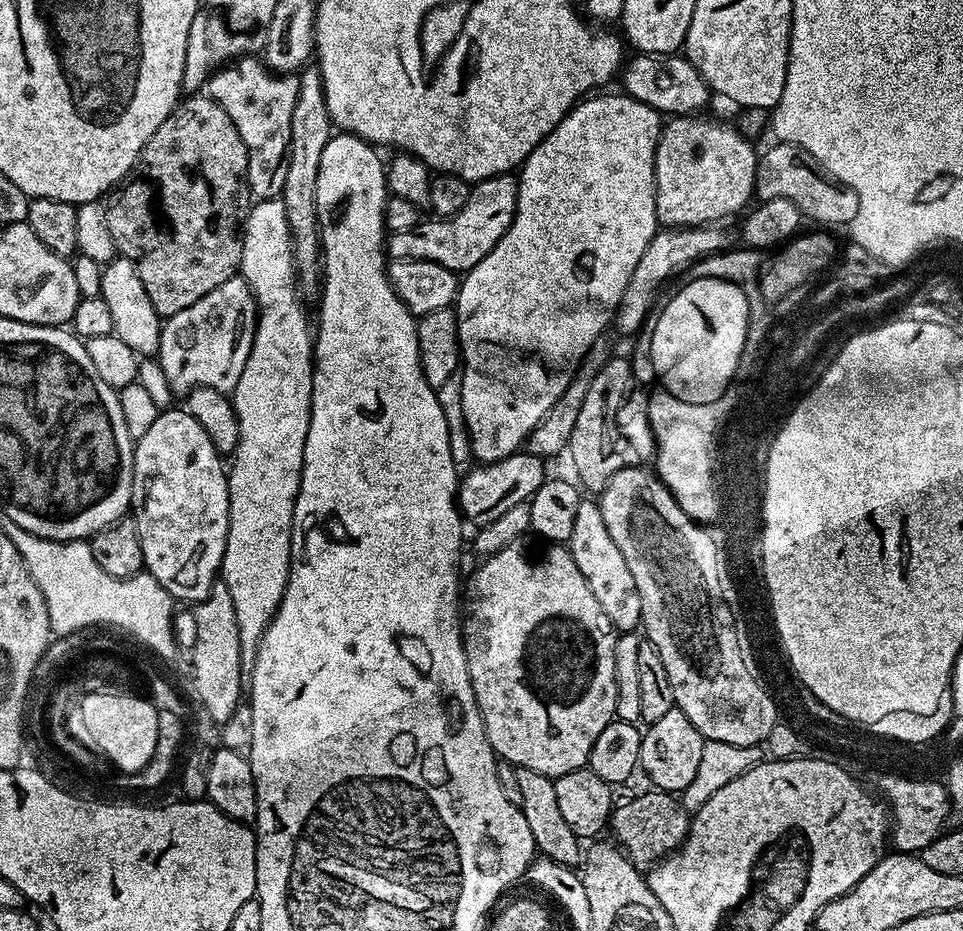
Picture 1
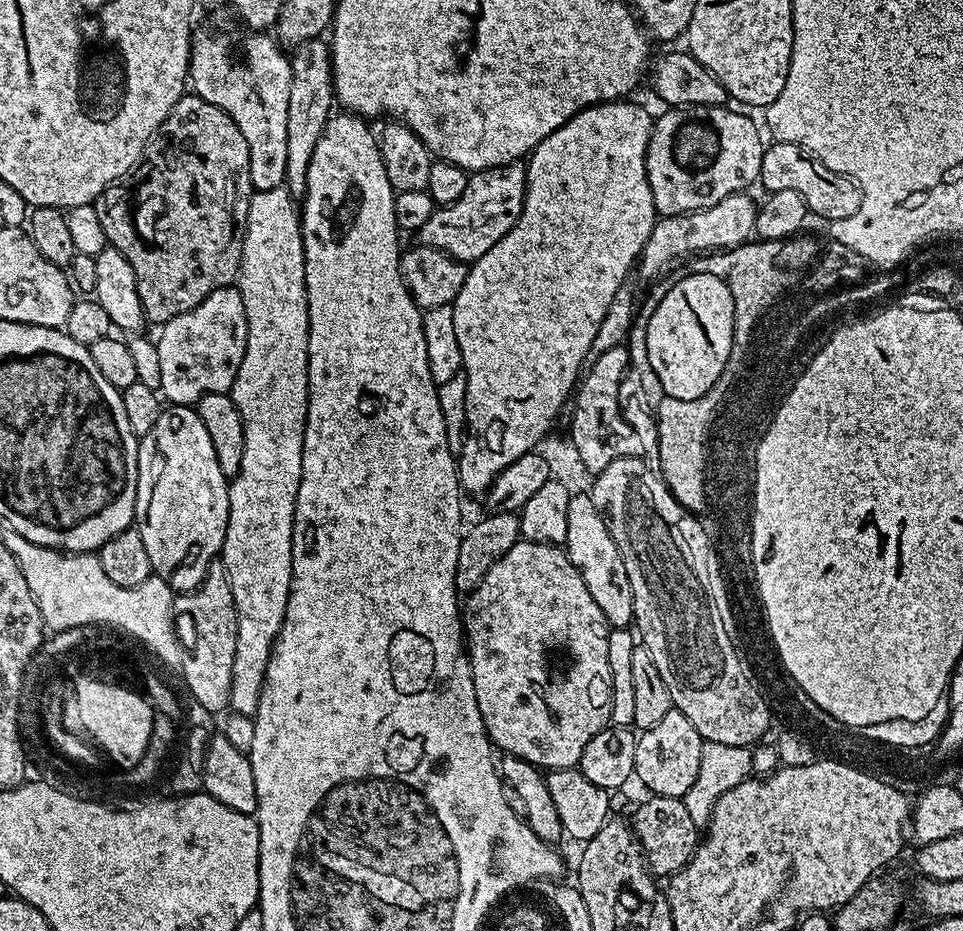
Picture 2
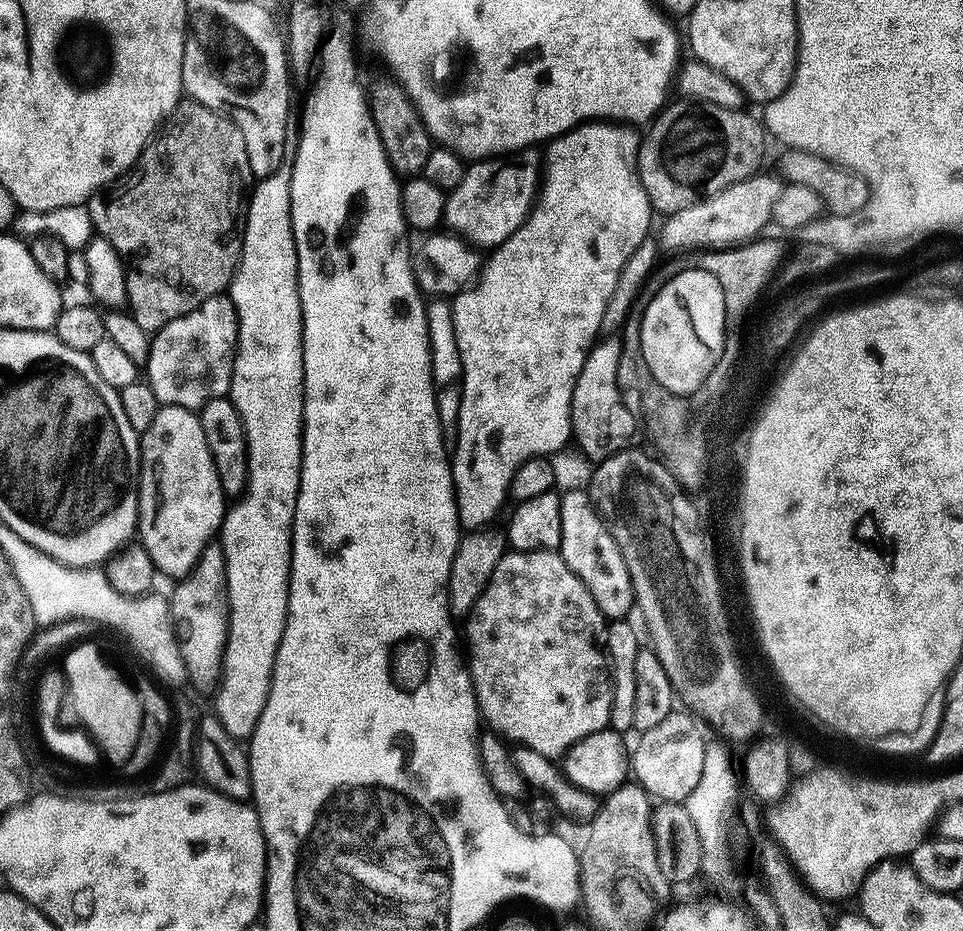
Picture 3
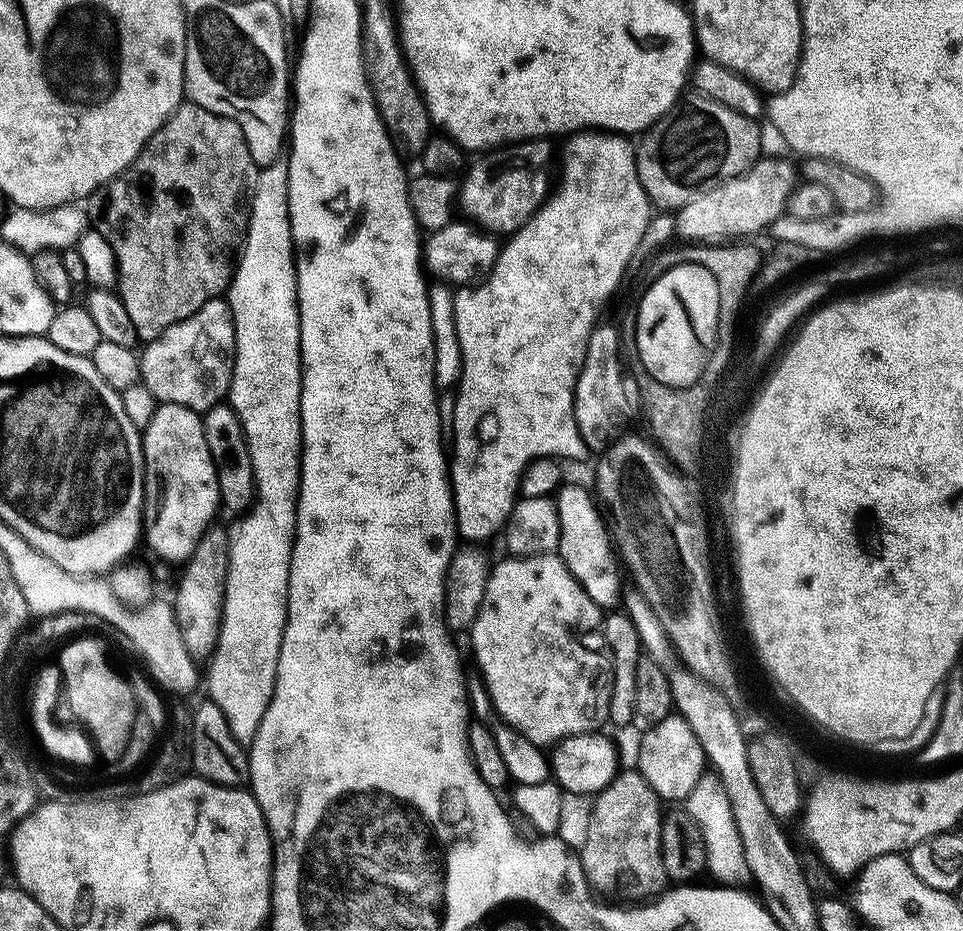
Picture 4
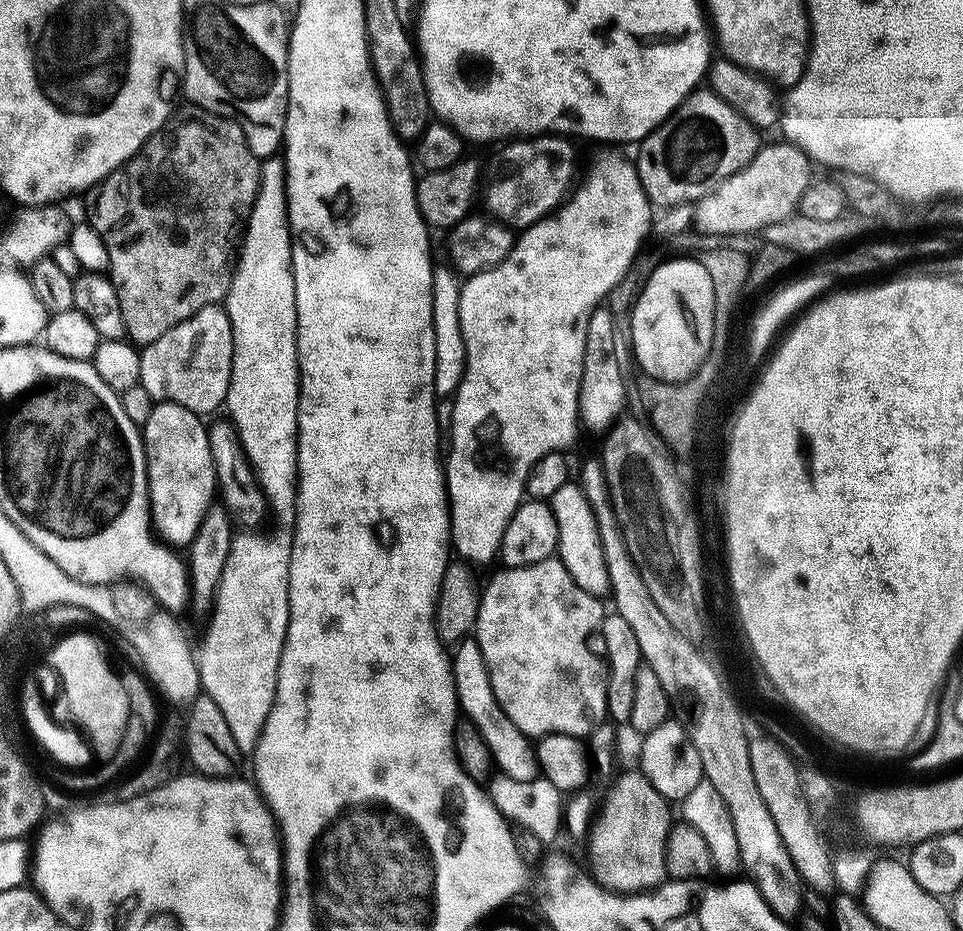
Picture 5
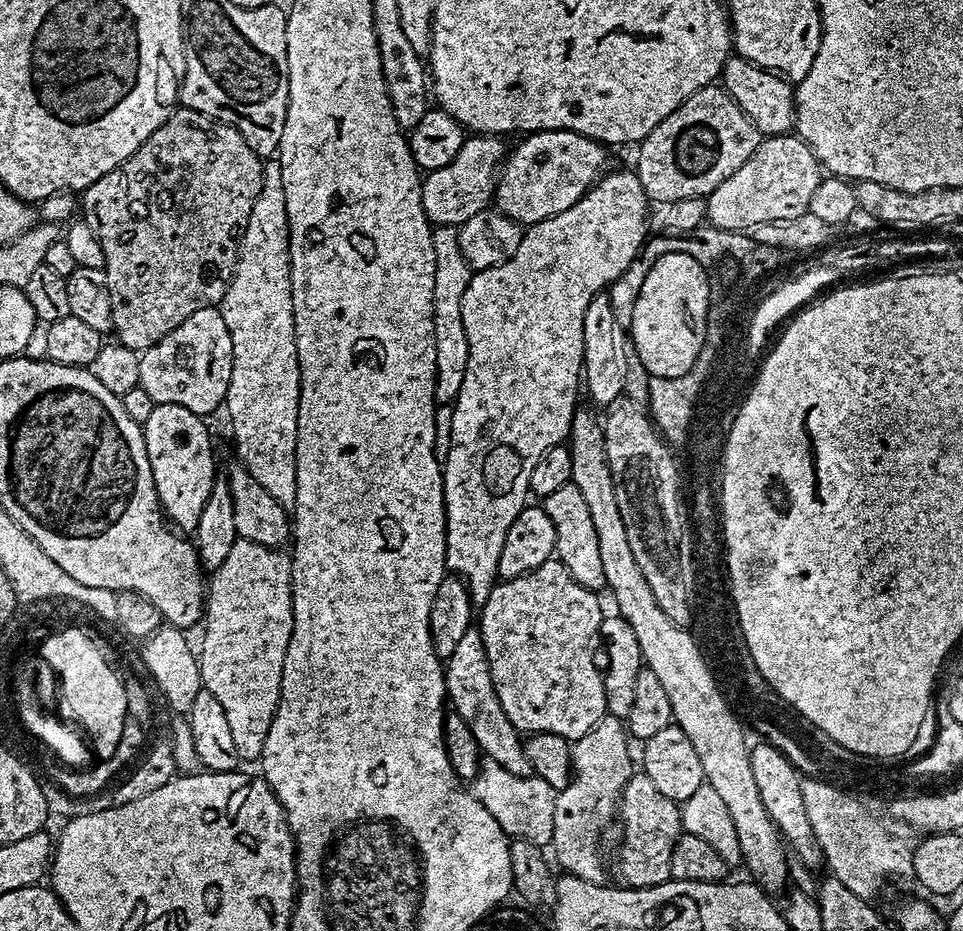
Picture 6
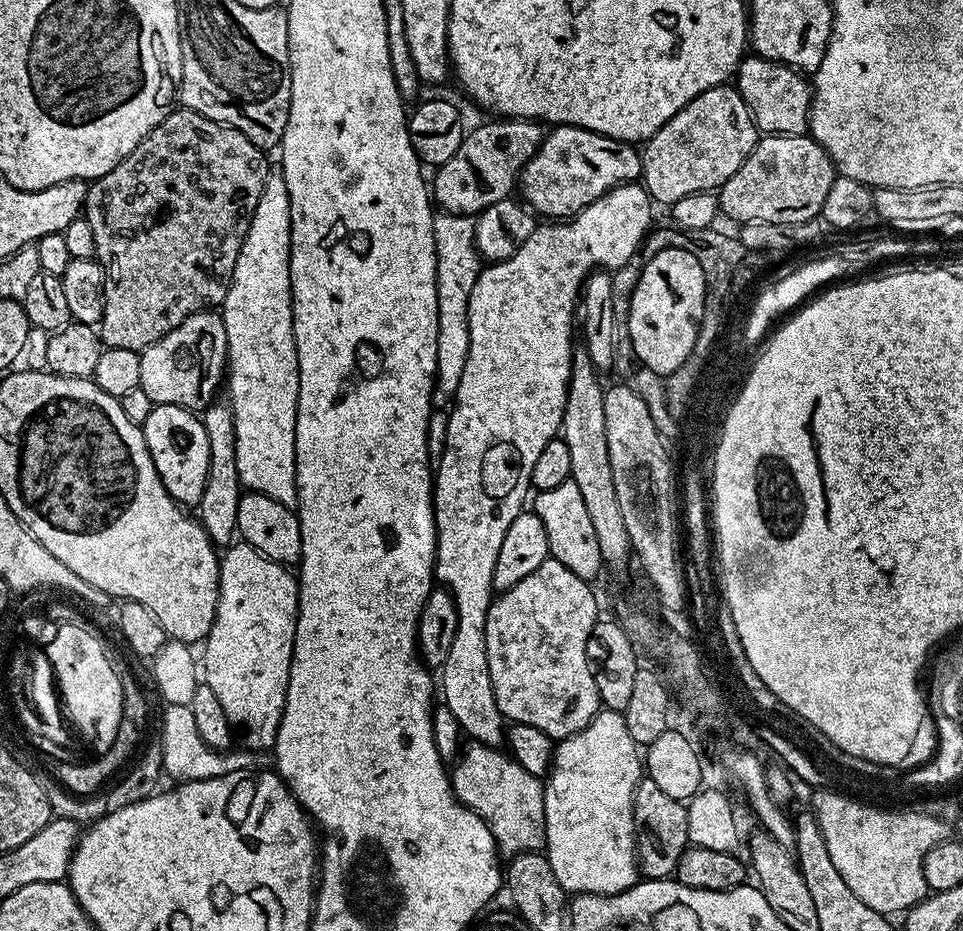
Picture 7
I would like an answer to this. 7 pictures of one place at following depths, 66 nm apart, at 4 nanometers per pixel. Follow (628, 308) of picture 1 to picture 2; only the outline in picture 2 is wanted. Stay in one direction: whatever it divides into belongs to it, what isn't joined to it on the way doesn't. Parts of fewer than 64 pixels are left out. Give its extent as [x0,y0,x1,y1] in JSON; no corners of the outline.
[638,194,757,282]

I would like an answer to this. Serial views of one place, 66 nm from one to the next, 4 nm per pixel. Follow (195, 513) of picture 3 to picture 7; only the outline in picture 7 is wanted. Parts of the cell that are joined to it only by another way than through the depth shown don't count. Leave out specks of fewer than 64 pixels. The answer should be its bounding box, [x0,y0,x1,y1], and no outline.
[142,404,210,505]

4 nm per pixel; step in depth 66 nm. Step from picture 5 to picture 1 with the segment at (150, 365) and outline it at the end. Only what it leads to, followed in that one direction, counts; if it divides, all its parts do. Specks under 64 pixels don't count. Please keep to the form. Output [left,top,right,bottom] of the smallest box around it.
[158,276,256,394]

